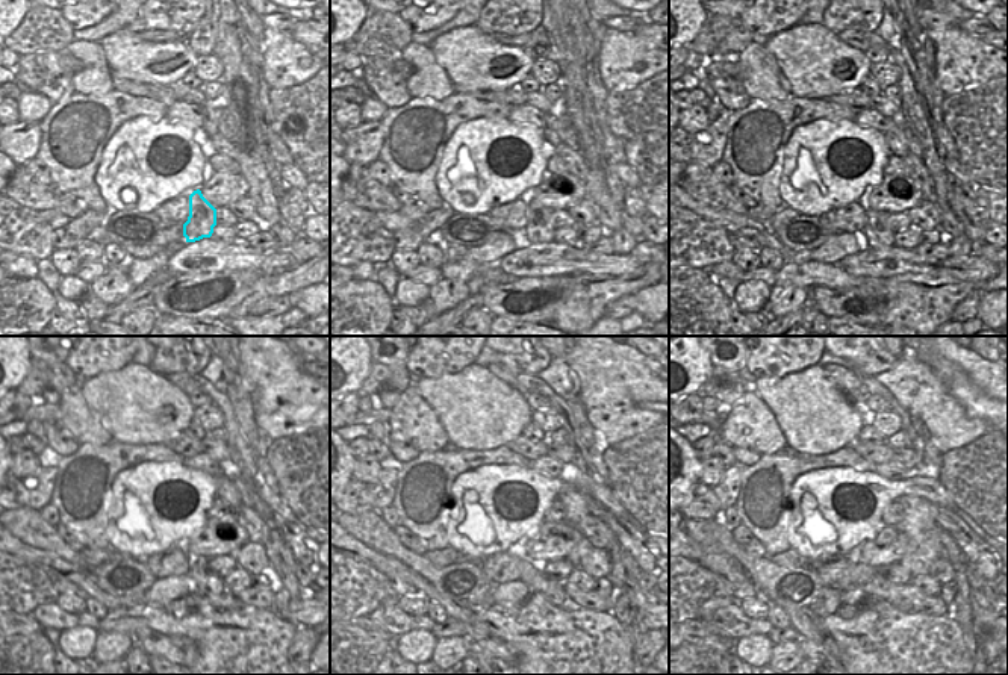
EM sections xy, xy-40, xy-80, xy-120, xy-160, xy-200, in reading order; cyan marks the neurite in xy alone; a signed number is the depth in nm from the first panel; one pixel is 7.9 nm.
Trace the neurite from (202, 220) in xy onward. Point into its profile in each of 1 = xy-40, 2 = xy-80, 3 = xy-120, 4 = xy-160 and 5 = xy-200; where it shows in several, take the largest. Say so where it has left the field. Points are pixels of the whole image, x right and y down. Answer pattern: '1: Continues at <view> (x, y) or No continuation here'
1: Continues at xy-40 (538, 229)
2: Continues at xy-80 (877, 232)
3: Continues at xy-120 (206, 583)
4: Continues at xy-160 (532, 577)
5: Continues at xy-200 (868, 578)

